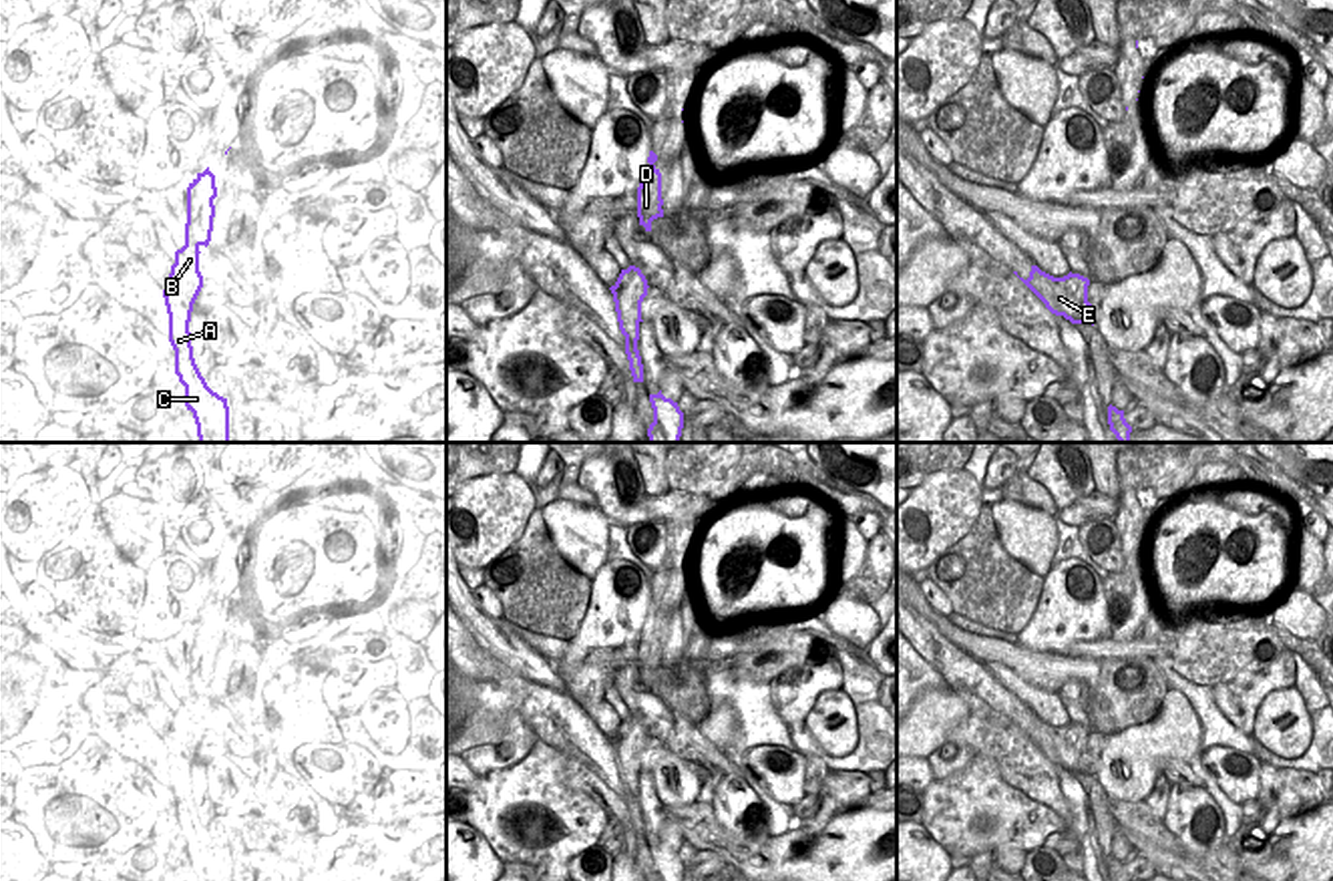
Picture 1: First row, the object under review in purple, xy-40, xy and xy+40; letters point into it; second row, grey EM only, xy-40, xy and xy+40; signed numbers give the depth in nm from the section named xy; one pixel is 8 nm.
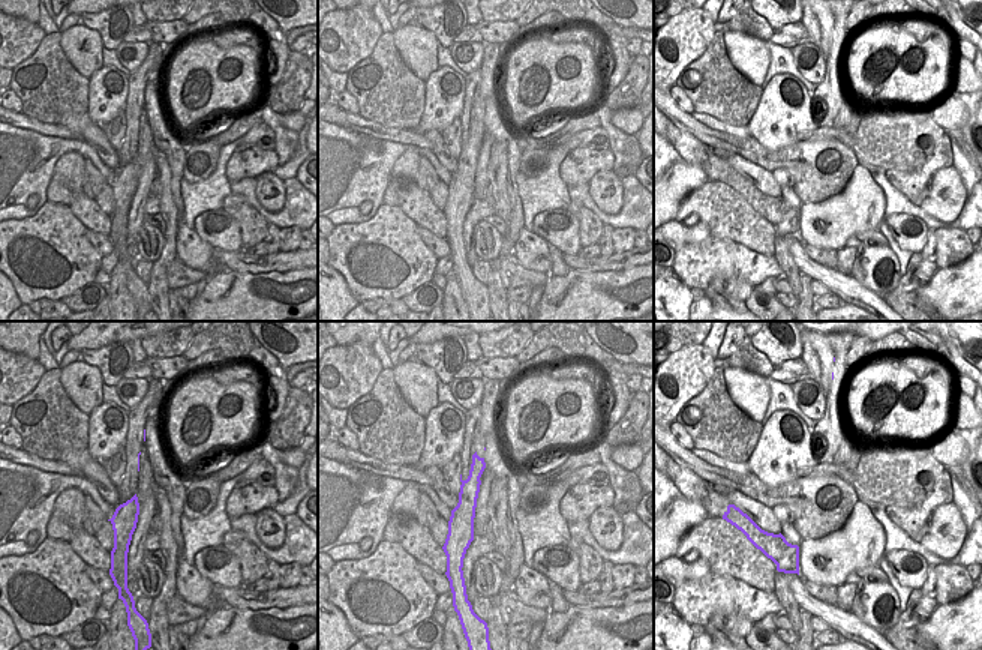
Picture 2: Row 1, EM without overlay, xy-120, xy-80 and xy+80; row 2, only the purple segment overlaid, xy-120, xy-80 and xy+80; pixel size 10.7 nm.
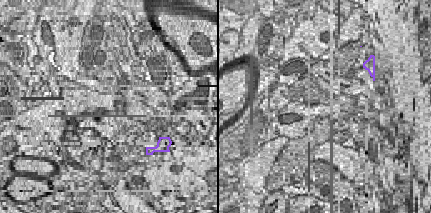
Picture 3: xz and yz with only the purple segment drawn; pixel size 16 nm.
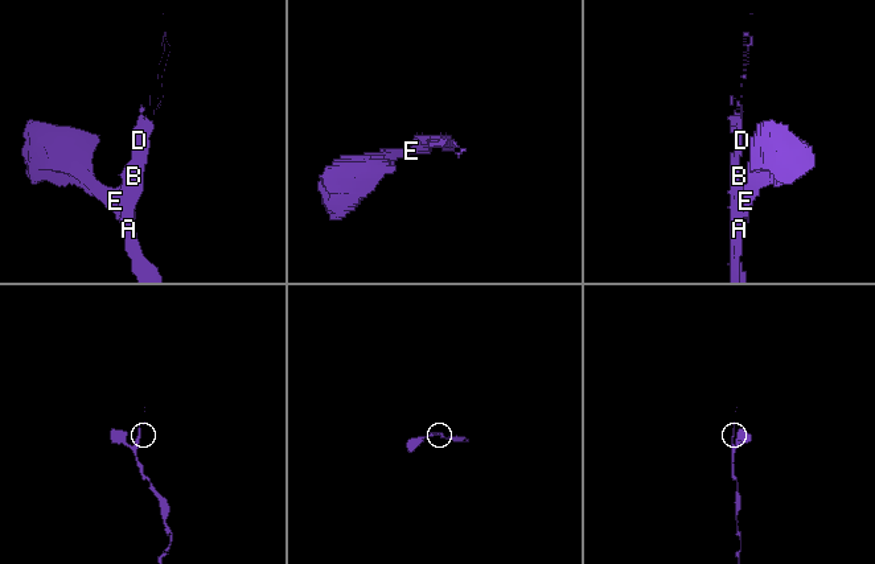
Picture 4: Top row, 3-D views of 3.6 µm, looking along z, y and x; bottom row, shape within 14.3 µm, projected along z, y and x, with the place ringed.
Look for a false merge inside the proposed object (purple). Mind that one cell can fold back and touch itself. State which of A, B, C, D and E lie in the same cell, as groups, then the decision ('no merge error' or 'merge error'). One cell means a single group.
A B C D / E | merge error

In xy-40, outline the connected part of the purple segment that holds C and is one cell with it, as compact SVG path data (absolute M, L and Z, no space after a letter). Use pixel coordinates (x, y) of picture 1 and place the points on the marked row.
M209 167L187 187L185 245L175 251L171 286L165 288L169 342L175 350L175 374L185 386L185 406L193 412L199 443L229 443L227 398L213 392L201 376L191 346L191 312L203 288L199 247L209 245L217 197L215 175Z

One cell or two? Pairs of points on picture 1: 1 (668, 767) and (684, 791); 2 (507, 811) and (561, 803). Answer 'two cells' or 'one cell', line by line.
1: one cell
2: one cell

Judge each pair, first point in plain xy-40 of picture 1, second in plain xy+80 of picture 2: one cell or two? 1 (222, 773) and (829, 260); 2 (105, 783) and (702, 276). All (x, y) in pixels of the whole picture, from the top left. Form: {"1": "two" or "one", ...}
{"1": "two", "2": "one"}

